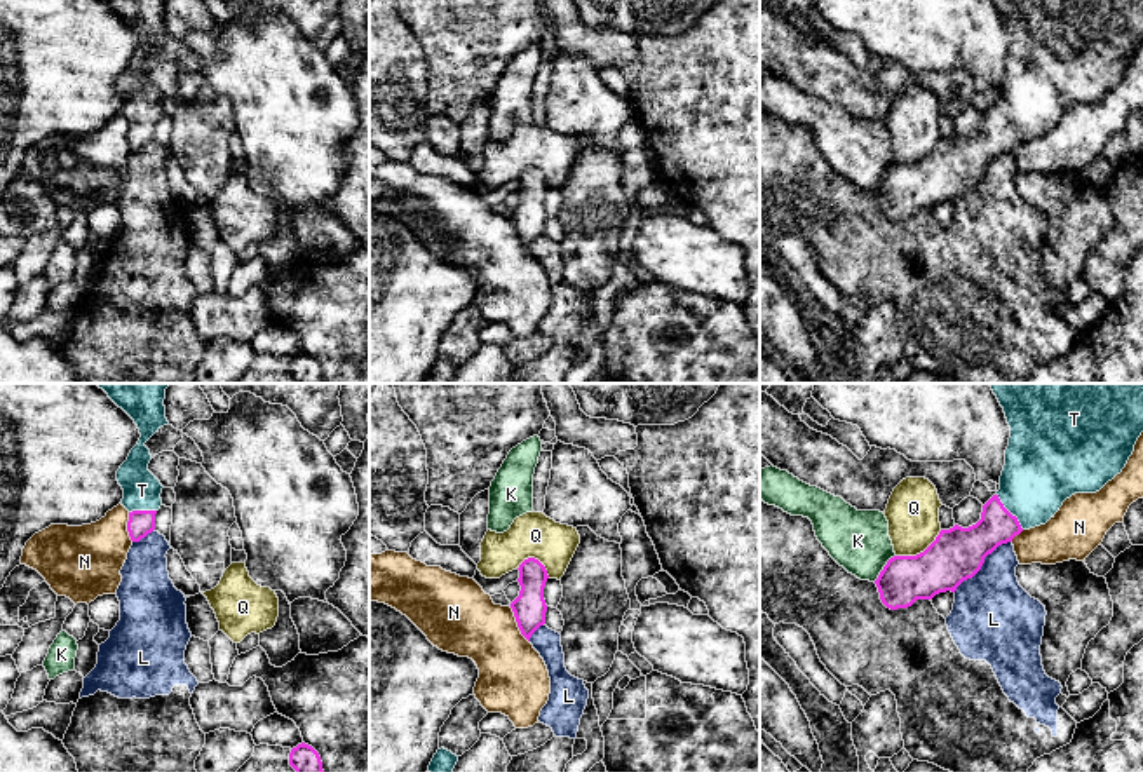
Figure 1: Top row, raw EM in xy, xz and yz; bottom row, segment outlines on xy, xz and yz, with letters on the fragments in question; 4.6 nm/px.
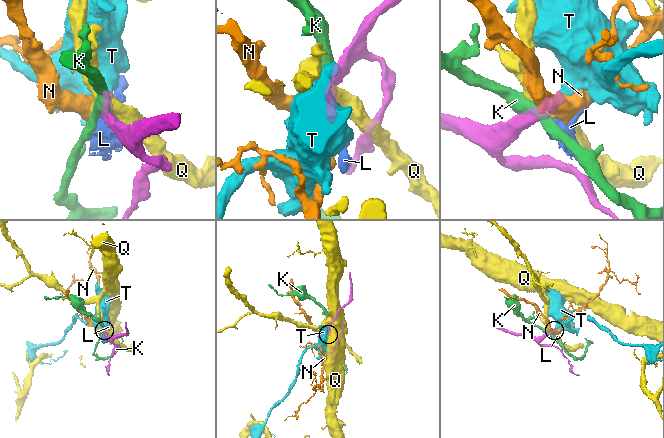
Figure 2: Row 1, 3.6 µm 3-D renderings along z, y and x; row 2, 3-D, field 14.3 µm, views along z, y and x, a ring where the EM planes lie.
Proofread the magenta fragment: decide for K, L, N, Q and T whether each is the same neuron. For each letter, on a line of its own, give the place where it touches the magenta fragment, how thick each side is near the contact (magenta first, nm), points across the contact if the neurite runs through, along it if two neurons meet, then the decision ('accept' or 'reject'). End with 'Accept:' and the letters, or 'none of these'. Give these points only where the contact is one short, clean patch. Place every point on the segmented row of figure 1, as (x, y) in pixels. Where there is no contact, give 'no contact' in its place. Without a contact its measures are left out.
K: yz (884, 568) | 220/280 nm | along yz (894, 555), (873, 581) | reject
L: yz (983, 562) | 240/360 nm | along yz (1011, 541), (997, 546), (985, 558), (983, 565), (953, 591) | reject
N: xz (518, 624) | 150/320 nm | along xz (509, 607), (520, 633), (528, 642) | reject
Q: yz (920, 553) | 240/240 nm | along yz (941, 530), (922, 551), (896, 556) | reject
T: yz (1007, 511) | 190/360 nm | across yz (967, 548), (1007, 511), (1042, 469) | accept
Accept: T

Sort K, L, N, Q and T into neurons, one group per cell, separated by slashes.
K / L / N / Q / T

